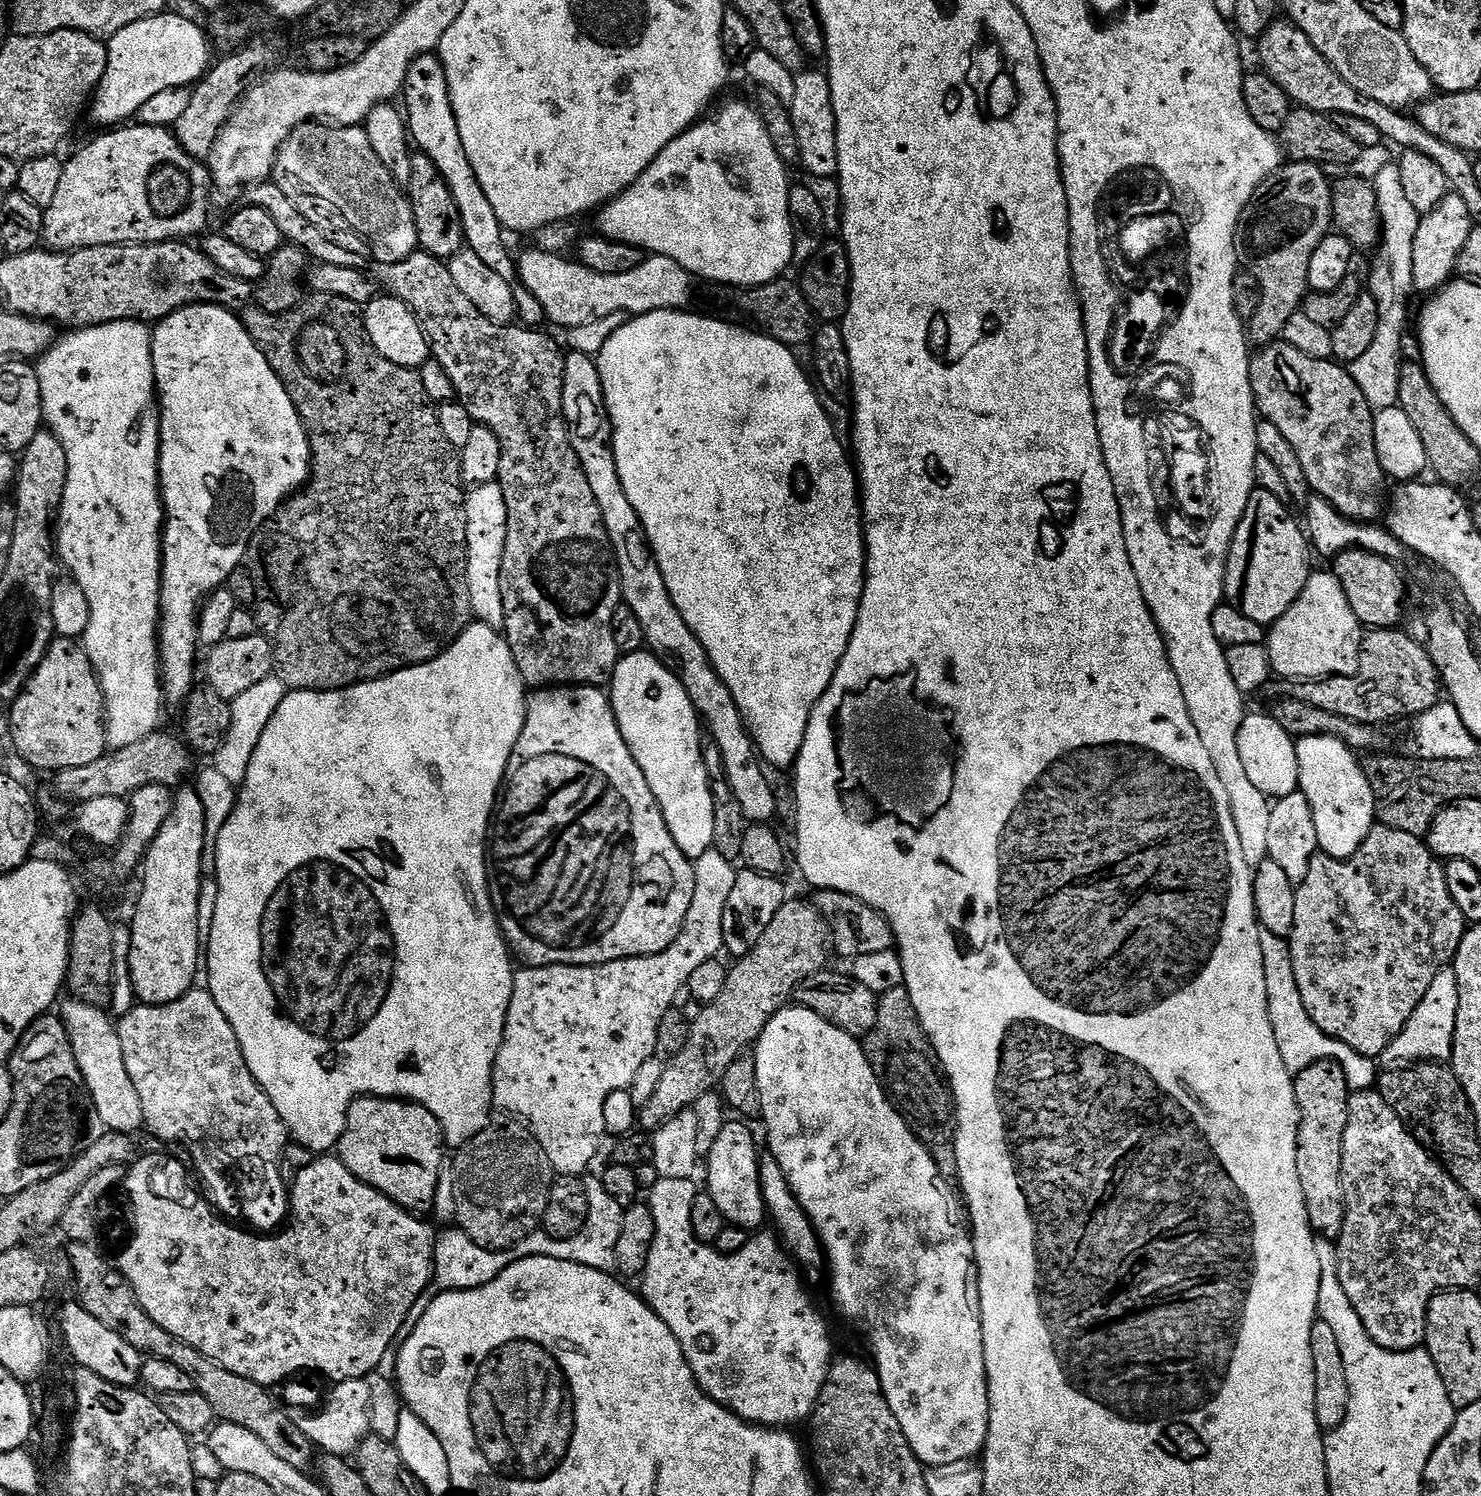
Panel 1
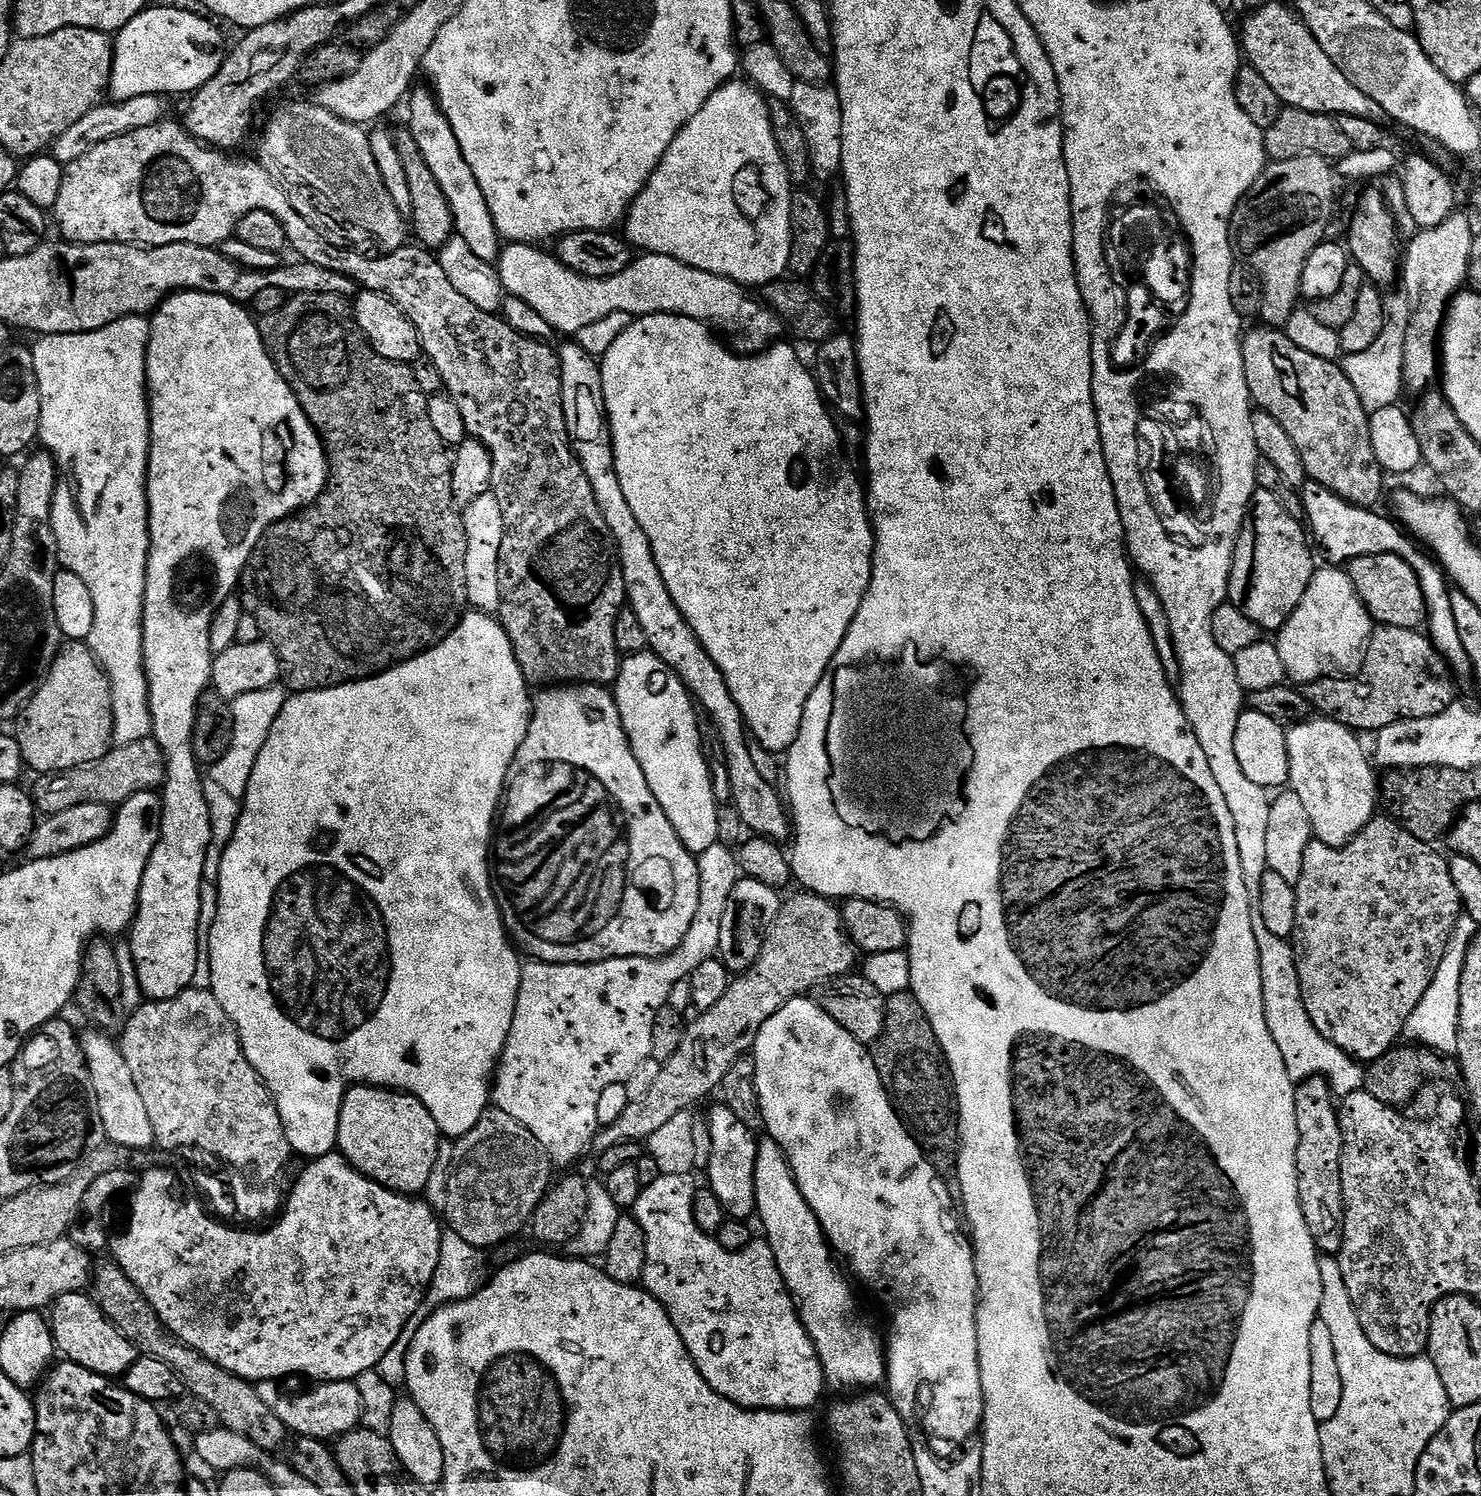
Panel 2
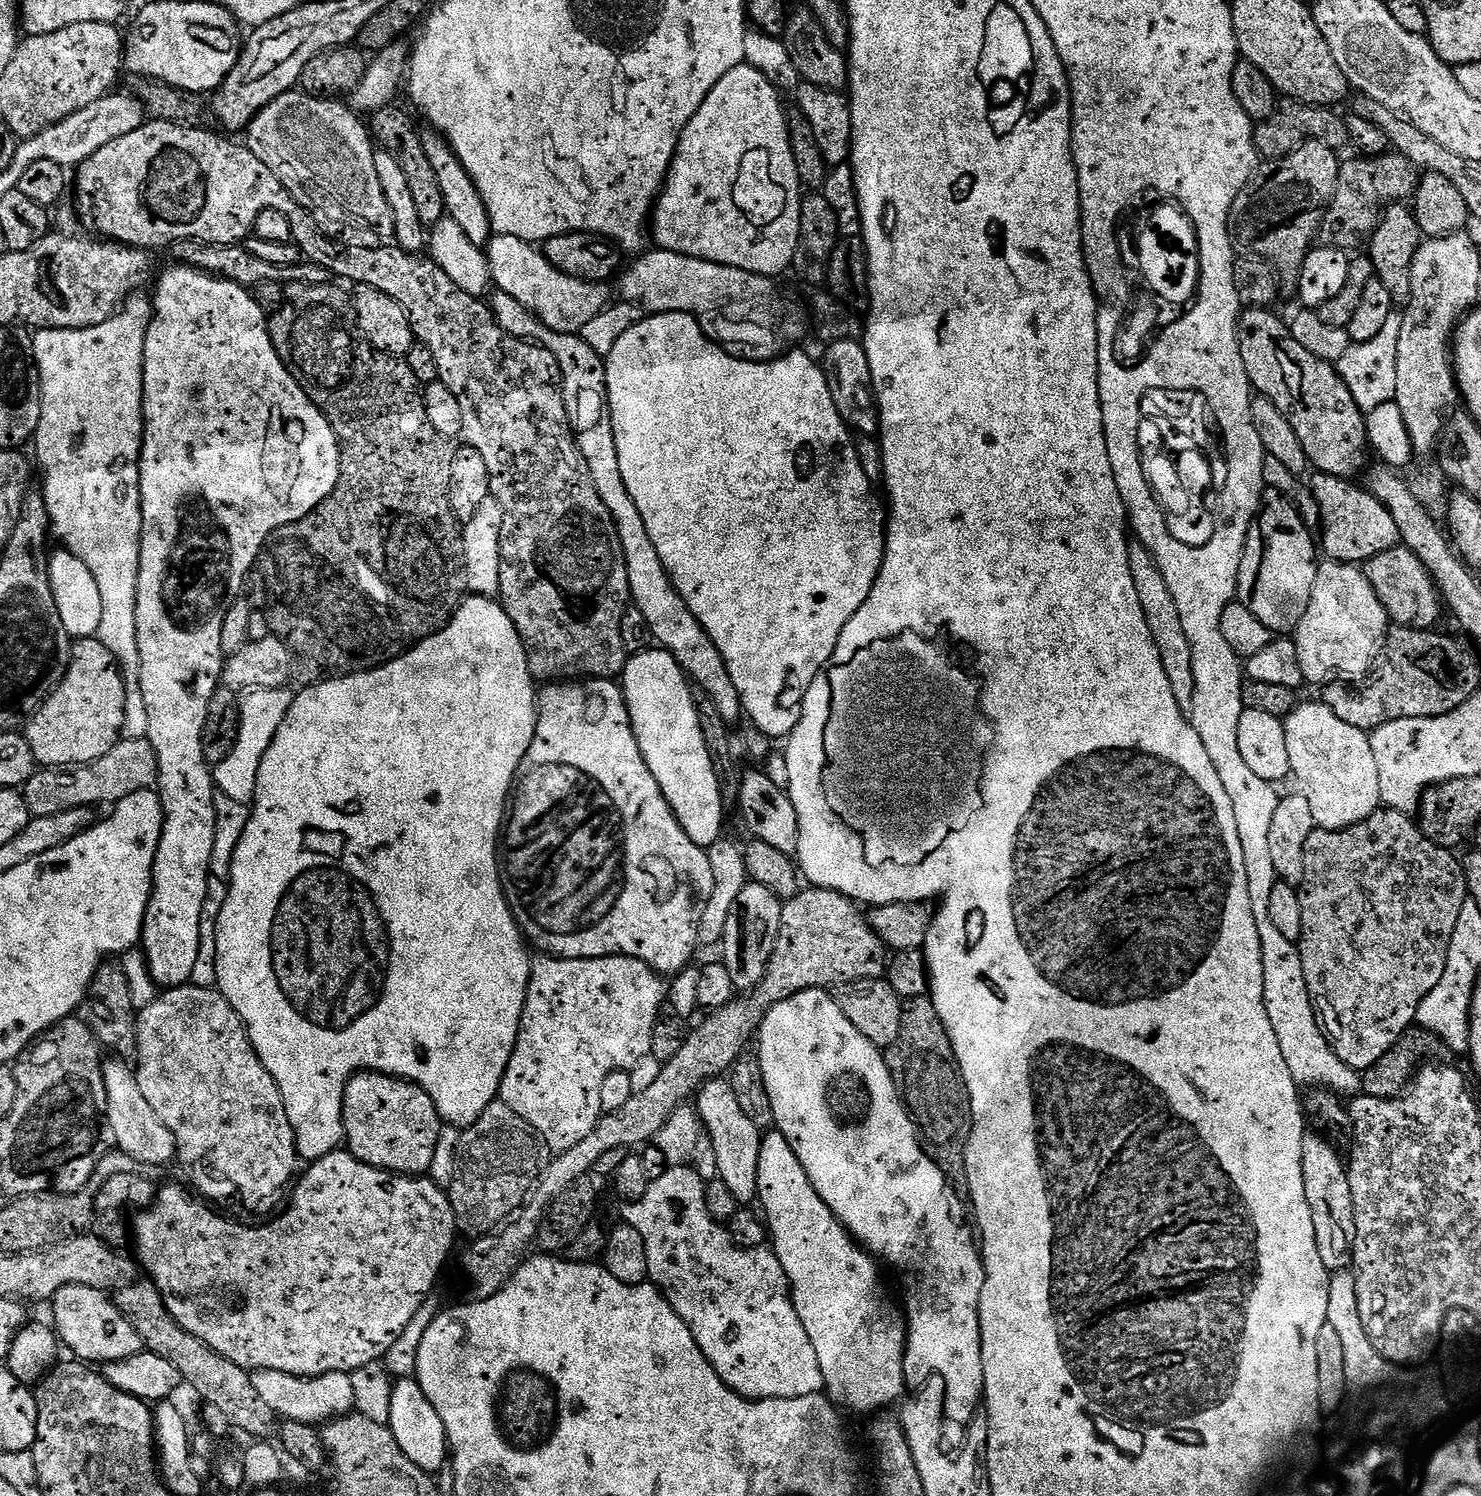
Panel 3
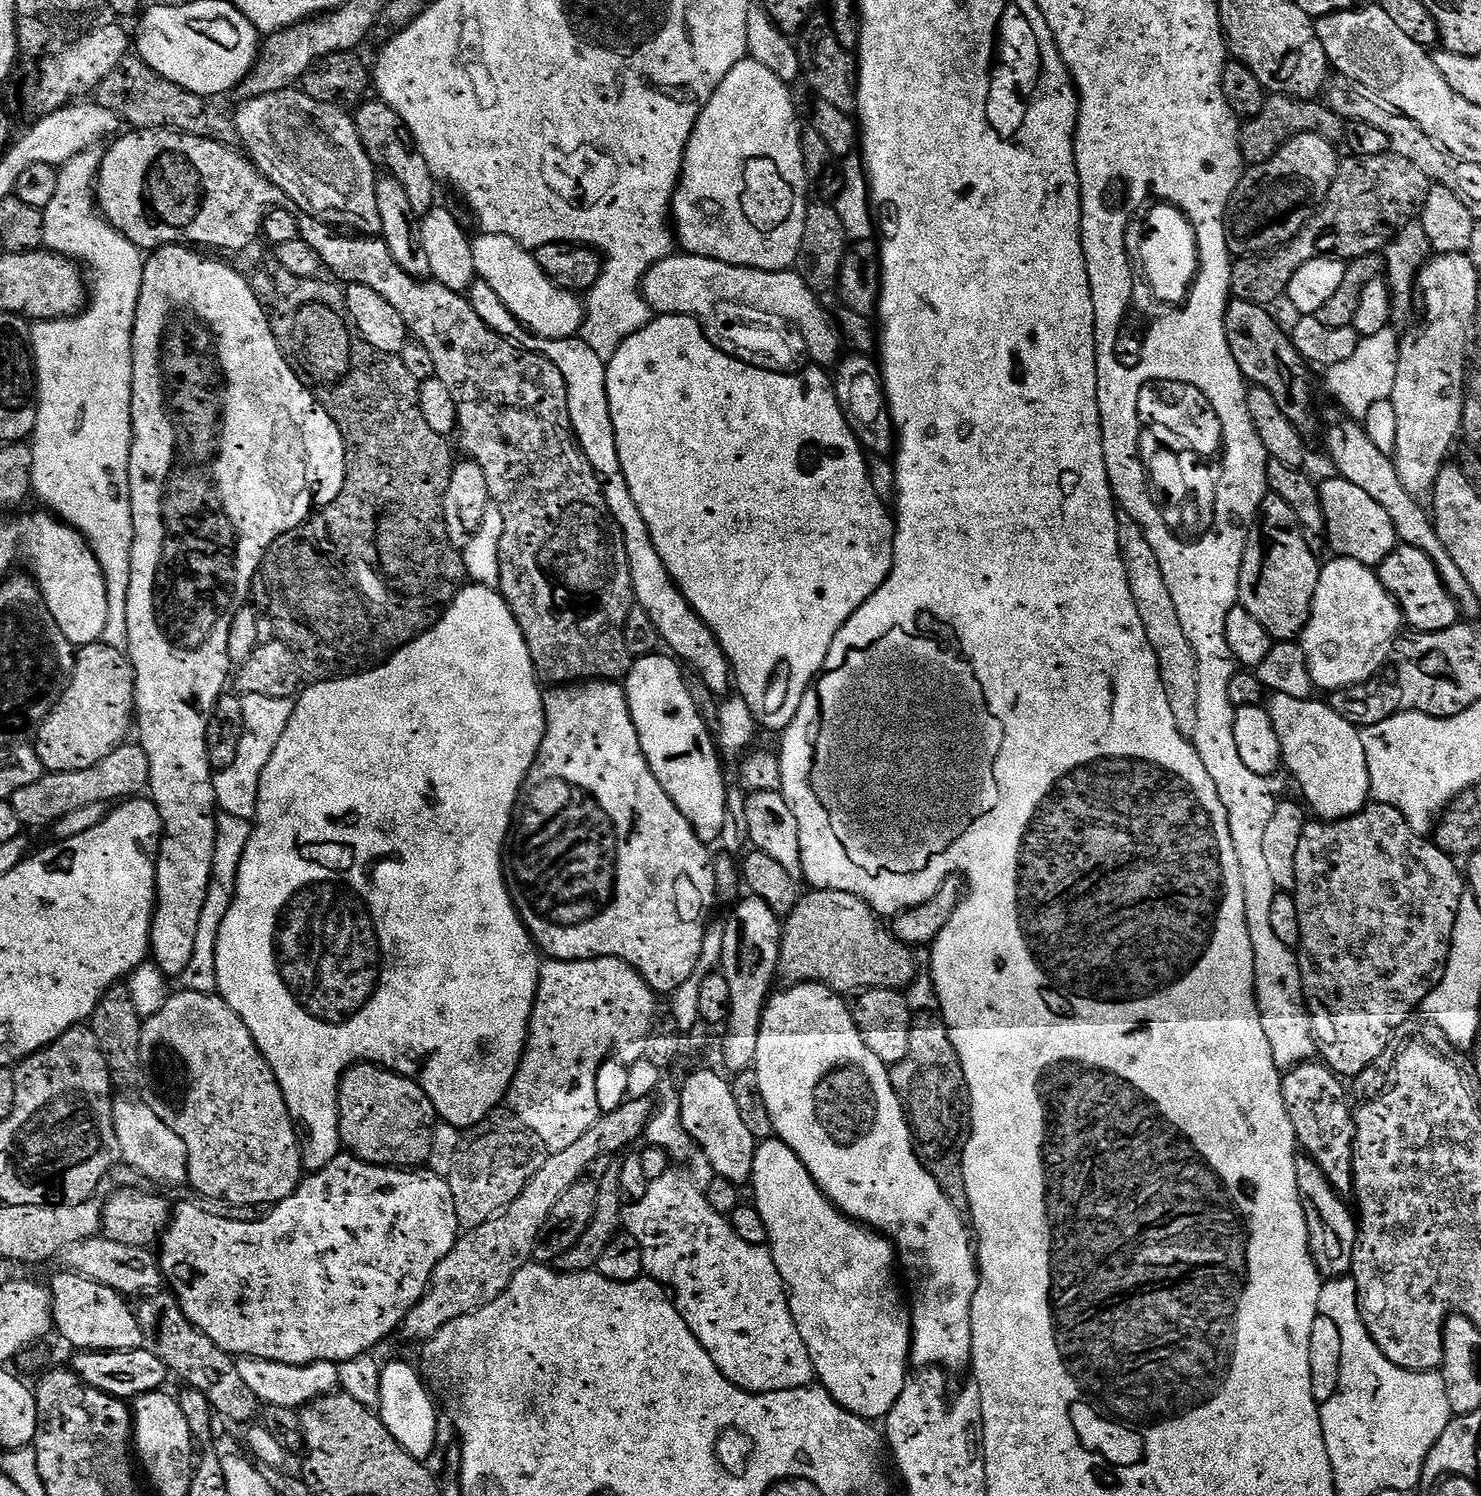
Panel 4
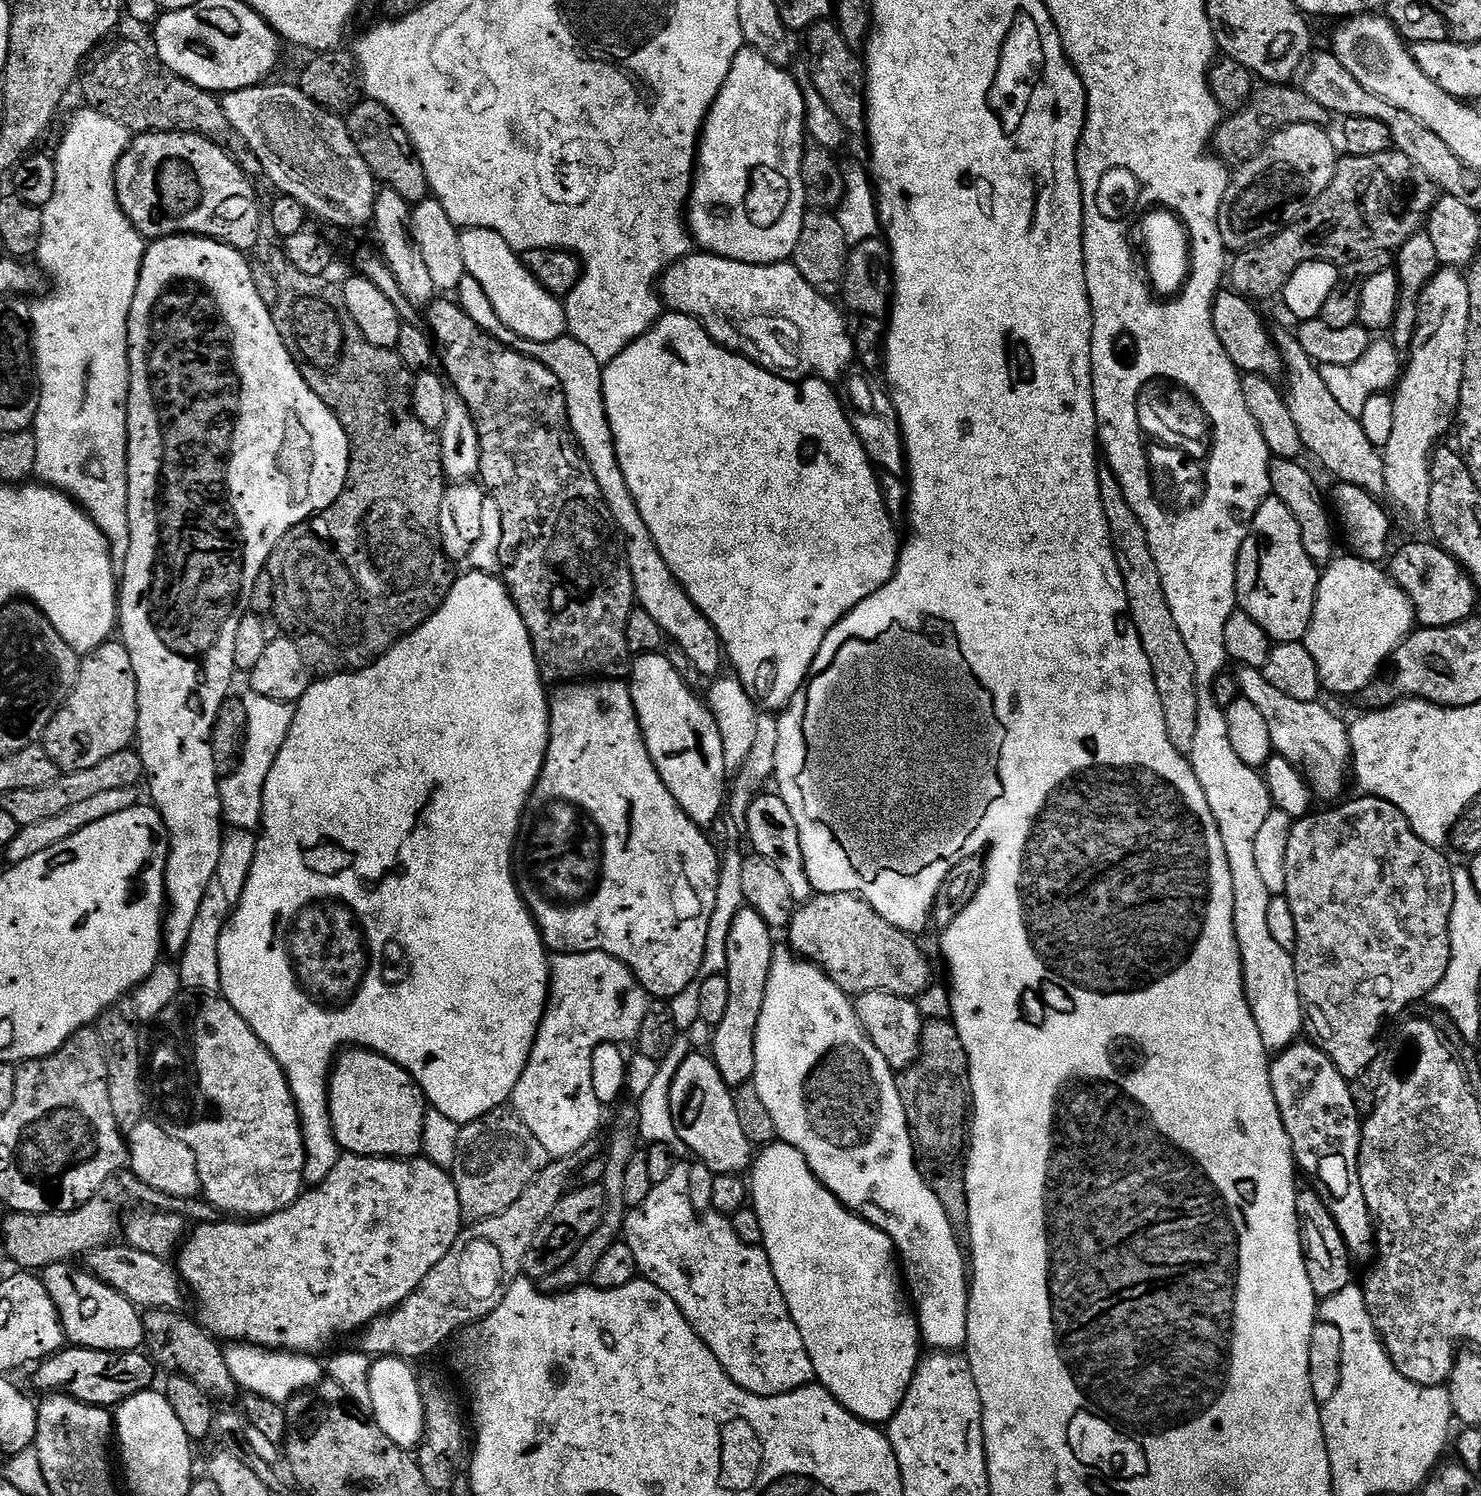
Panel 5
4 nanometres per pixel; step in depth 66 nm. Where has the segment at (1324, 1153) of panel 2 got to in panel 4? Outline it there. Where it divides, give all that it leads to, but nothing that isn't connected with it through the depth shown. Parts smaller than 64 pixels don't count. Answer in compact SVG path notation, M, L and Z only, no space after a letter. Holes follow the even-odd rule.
M1300 1154L1296 1157L1298 1174L1298 1194L1304 1207L1304 1217L1308 1223L1308 1249L1312 1251L1312 1260L1316 1263L1321 1277L1335 1278L1347 1276L1352 1271L1352 1255L1356 1249L1358 1224L1351 1207L1343 1204L1341 1193L1332 1189L1332 1183L1326 1178L1311 1156Z

